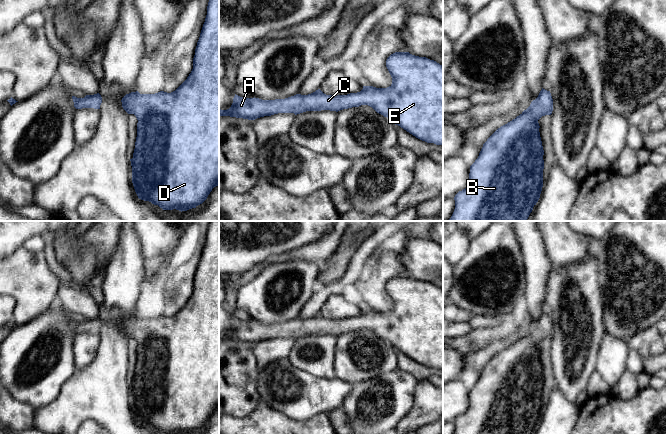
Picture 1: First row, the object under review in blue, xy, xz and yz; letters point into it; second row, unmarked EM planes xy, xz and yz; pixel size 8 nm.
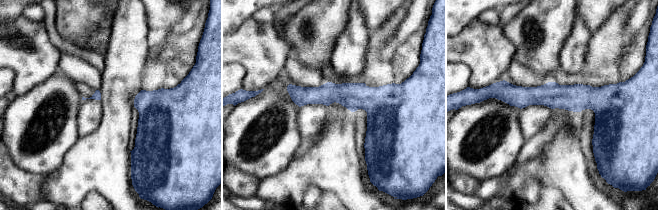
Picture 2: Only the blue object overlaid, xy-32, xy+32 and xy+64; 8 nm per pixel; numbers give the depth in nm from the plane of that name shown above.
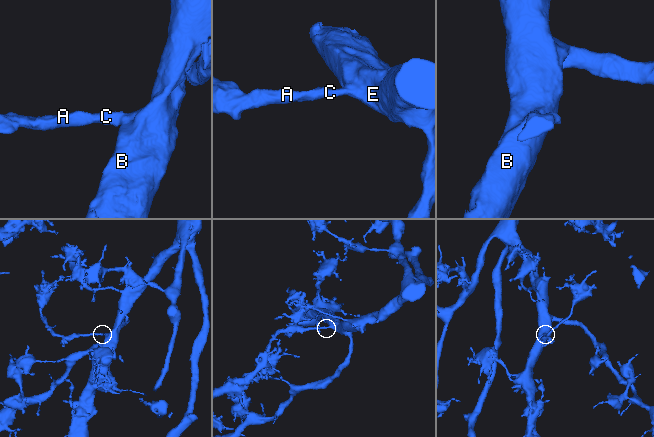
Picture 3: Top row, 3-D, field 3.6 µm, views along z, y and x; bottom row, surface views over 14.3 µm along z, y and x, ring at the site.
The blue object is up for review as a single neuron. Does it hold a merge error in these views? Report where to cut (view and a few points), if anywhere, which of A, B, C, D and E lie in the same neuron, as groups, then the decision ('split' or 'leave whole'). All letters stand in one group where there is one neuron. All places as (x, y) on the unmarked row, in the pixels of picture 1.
cut none; groups A B C D E; leave whole

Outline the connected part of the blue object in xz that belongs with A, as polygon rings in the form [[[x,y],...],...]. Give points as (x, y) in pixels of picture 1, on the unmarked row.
[[[395,276],[386,284],[386,291],[392,301],[392,308],[387,312],[363,310],[357,317],[347,319],[326,319],[320,313],[308,319],[296,318],[285,323],[262,324],[243,322],[235,318],[231,331],[219,333],[219,340],[230,340],[255,344],[278,337],[306,335],[340,335],[361,329],[372,331],[377,337],[389,342],[416,362],[427,367],[443,369],[443,290],[426,281],[419,281],[409,276]]]

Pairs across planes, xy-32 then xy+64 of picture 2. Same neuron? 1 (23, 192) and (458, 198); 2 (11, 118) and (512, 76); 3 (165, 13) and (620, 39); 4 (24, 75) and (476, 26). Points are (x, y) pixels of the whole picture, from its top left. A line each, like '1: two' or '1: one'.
1: two
2: two
3: two
4: one

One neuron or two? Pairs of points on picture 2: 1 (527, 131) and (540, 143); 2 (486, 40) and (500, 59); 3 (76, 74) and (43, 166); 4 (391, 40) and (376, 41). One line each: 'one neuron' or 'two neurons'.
1: two neurons
2: one neuron
3: two neurons
4: one neuron

